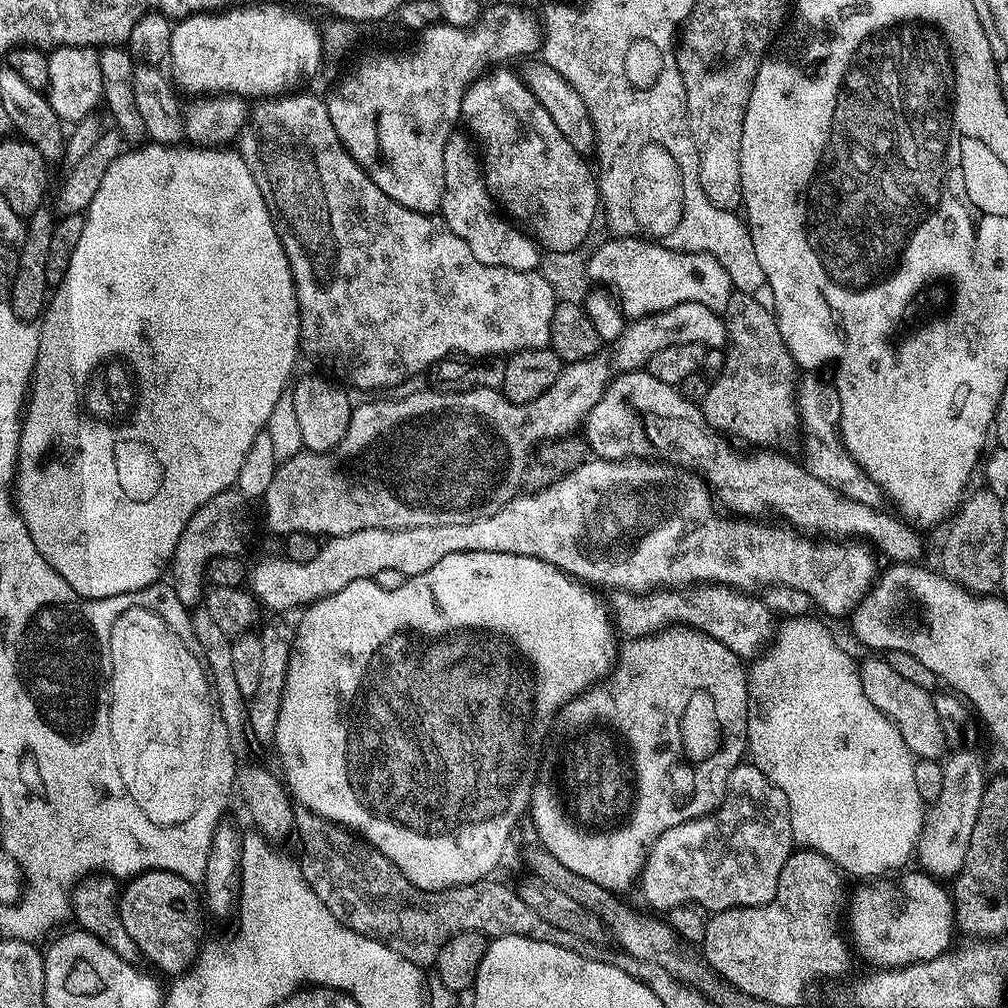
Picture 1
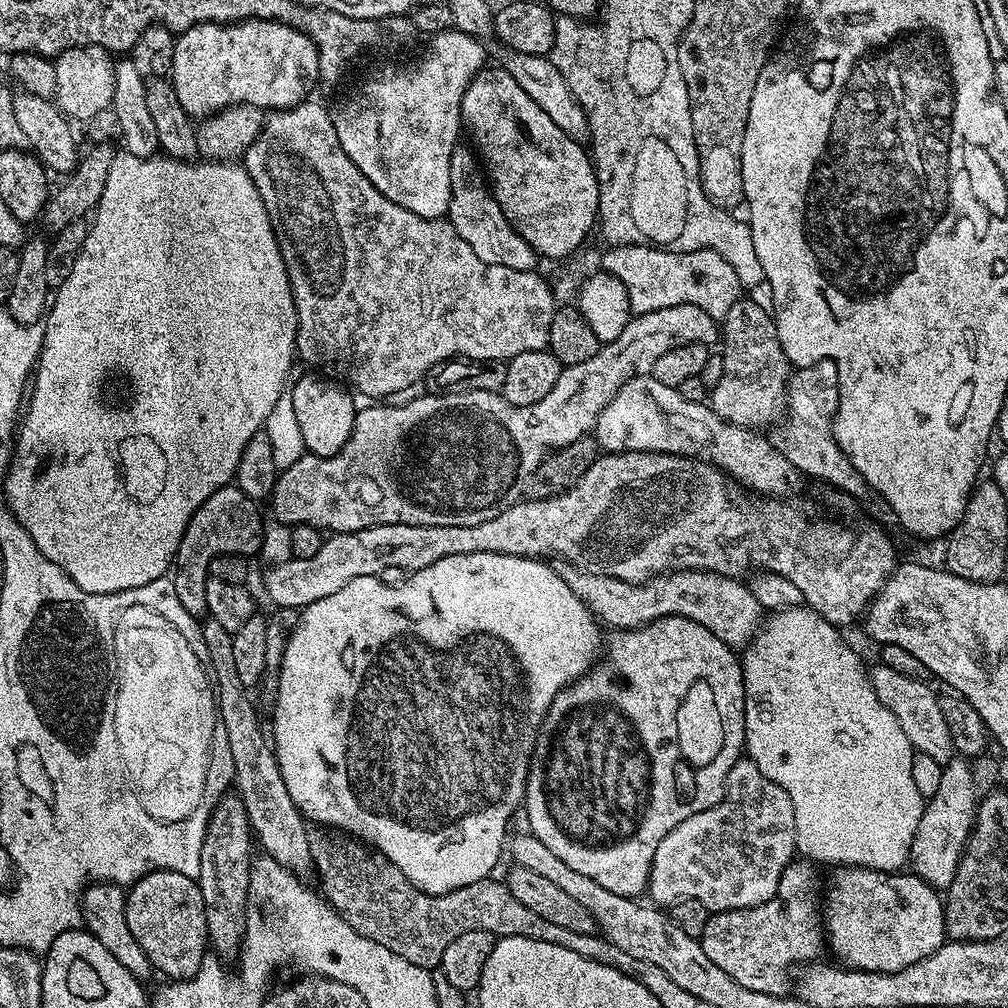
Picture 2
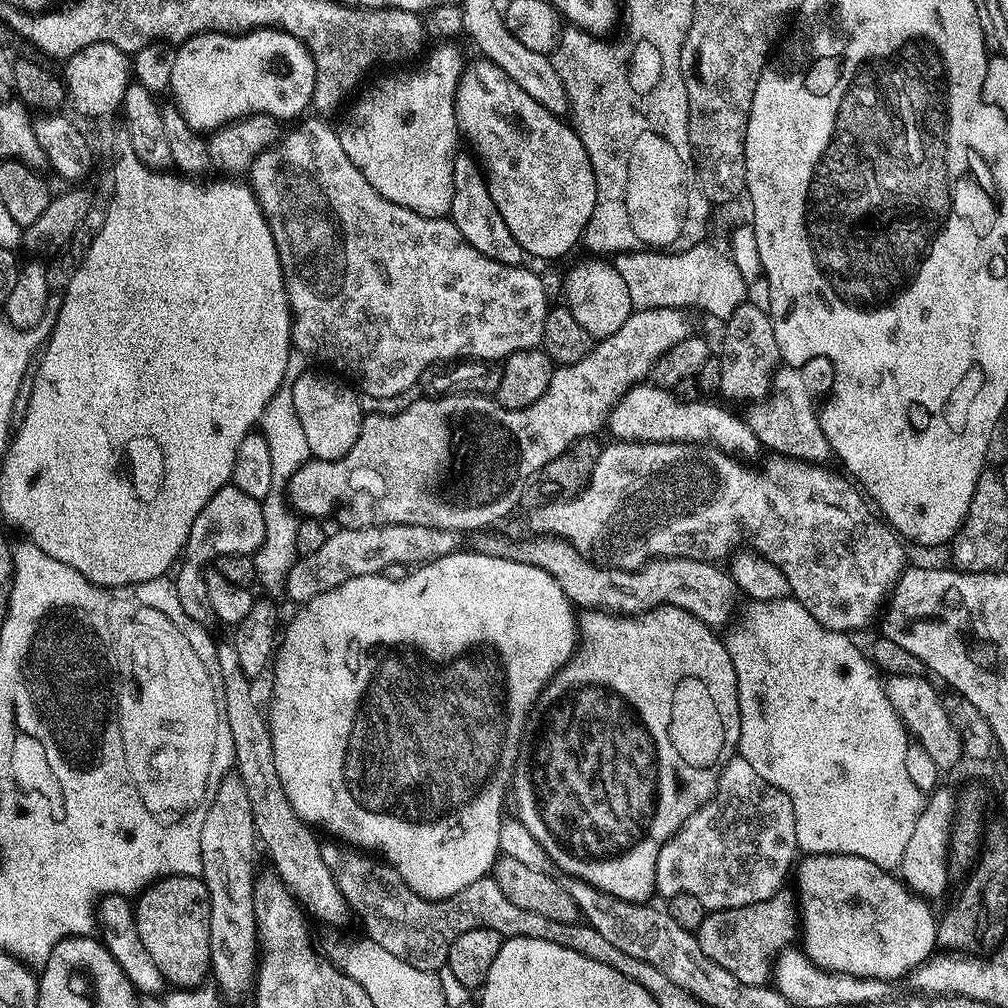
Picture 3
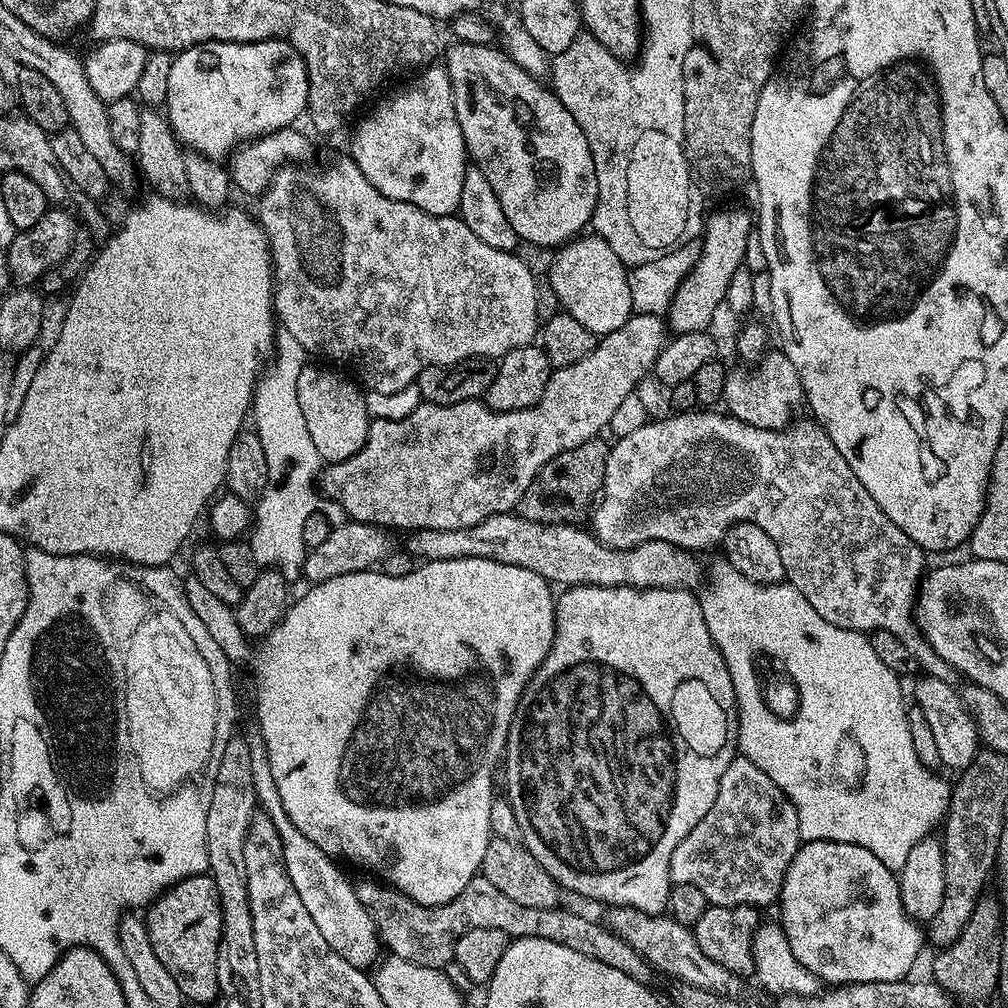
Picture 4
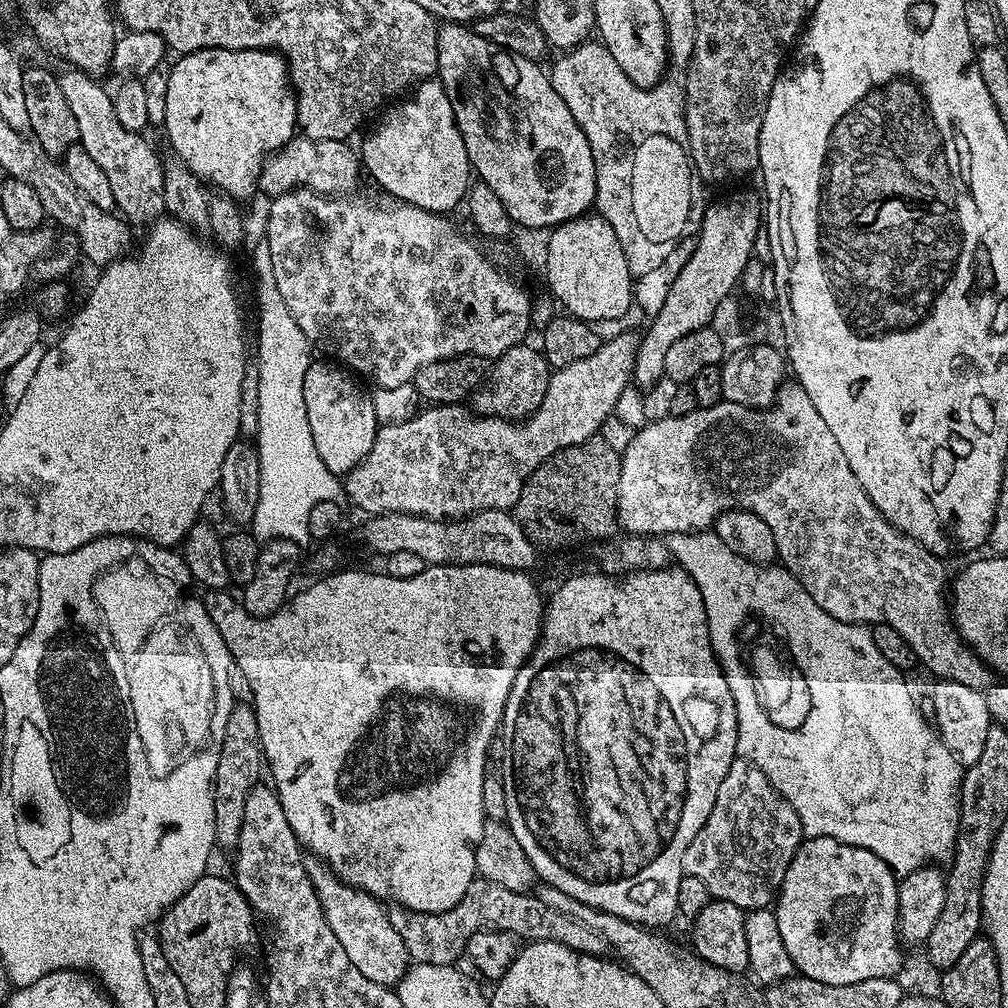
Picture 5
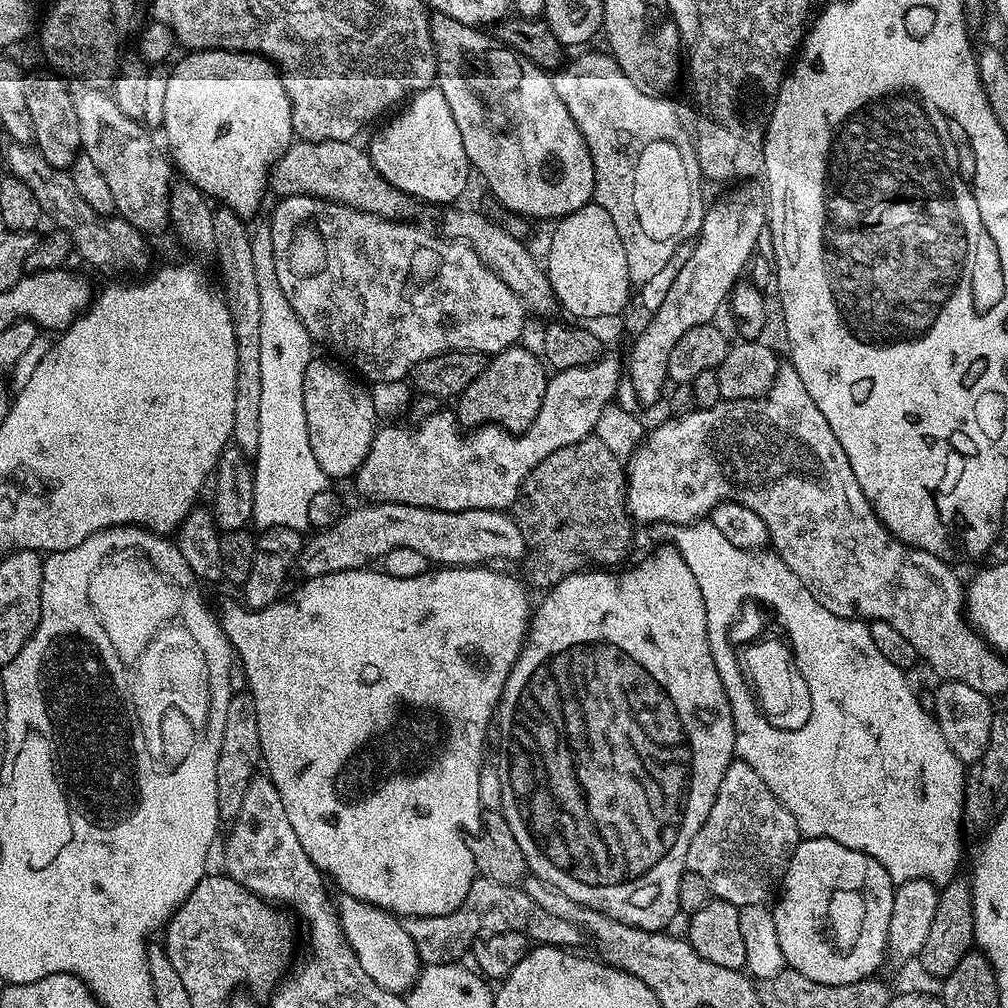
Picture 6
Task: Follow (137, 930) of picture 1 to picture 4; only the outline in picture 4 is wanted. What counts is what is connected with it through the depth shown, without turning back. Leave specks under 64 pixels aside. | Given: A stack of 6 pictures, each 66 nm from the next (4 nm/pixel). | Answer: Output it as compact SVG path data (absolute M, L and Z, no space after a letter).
M211 875L191 876L185 880L178 880L171 888L166 889L160 896L156 897L151 904L147 905L146 923L150 936L150 946L154 946L154 954L170 970L174 982L178 982L178 990L182 990L185 1001L196 1004L208 1004L219 997L218 986L218 954L216 953L218 941L222 934L222 918L224 911L220 908L220 895L216 889L216 883Z

